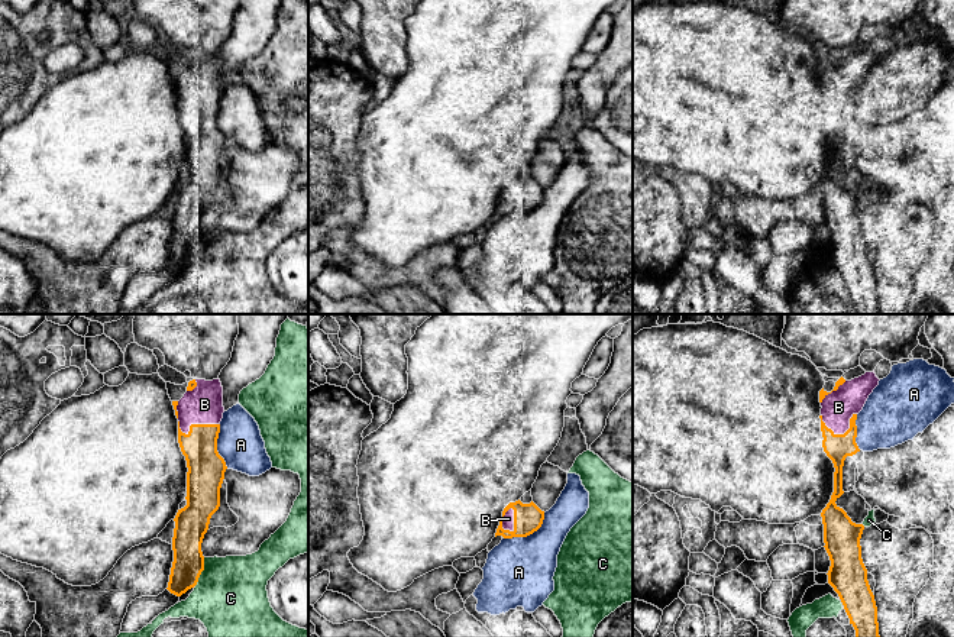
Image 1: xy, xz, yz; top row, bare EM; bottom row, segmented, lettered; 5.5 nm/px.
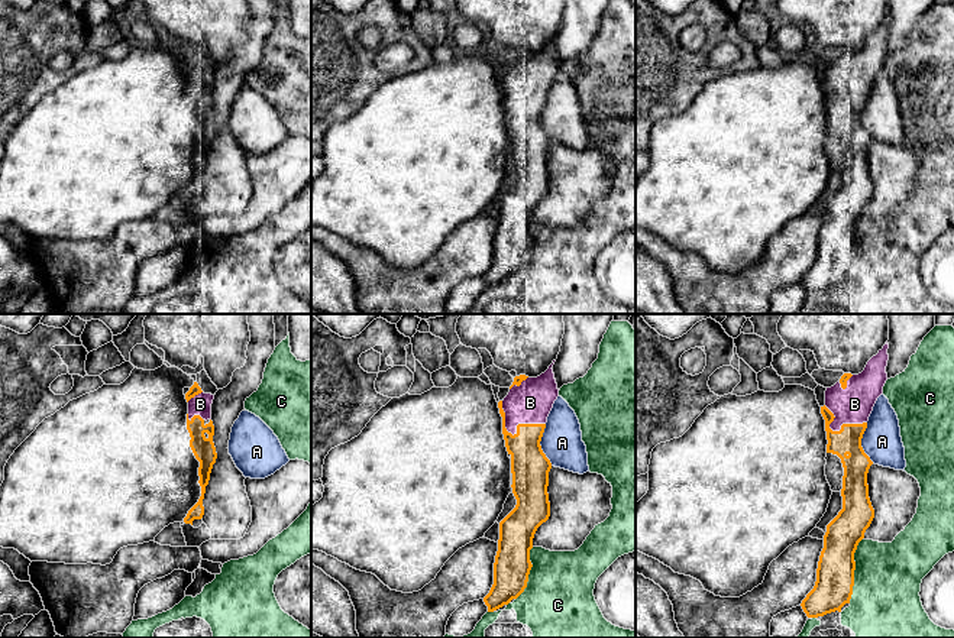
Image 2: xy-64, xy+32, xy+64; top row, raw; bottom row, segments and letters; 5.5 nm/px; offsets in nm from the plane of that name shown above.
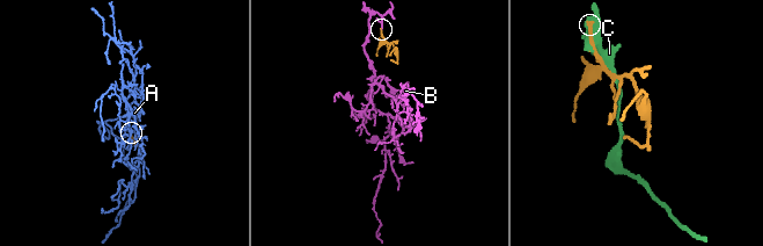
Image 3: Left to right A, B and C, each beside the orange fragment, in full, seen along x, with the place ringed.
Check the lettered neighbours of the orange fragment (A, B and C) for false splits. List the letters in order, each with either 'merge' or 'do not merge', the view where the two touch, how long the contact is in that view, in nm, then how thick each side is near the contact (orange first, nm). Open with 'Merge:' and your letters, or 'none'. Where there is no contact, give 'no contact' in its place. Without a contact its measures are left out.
Merge: B
A: do not merge; meets orange in xz; contact 280 nm long; 160 nm thick on the orange side, 380 nm on the other
B: merge; meets orange in xy; contact 240 nm long; 200 nm thick on the orange side, 200 nm on the other
C: do not merge; meets orange in xy; contact 170 nm long; 180 nm thick on the orange side, 420 nm on the other

